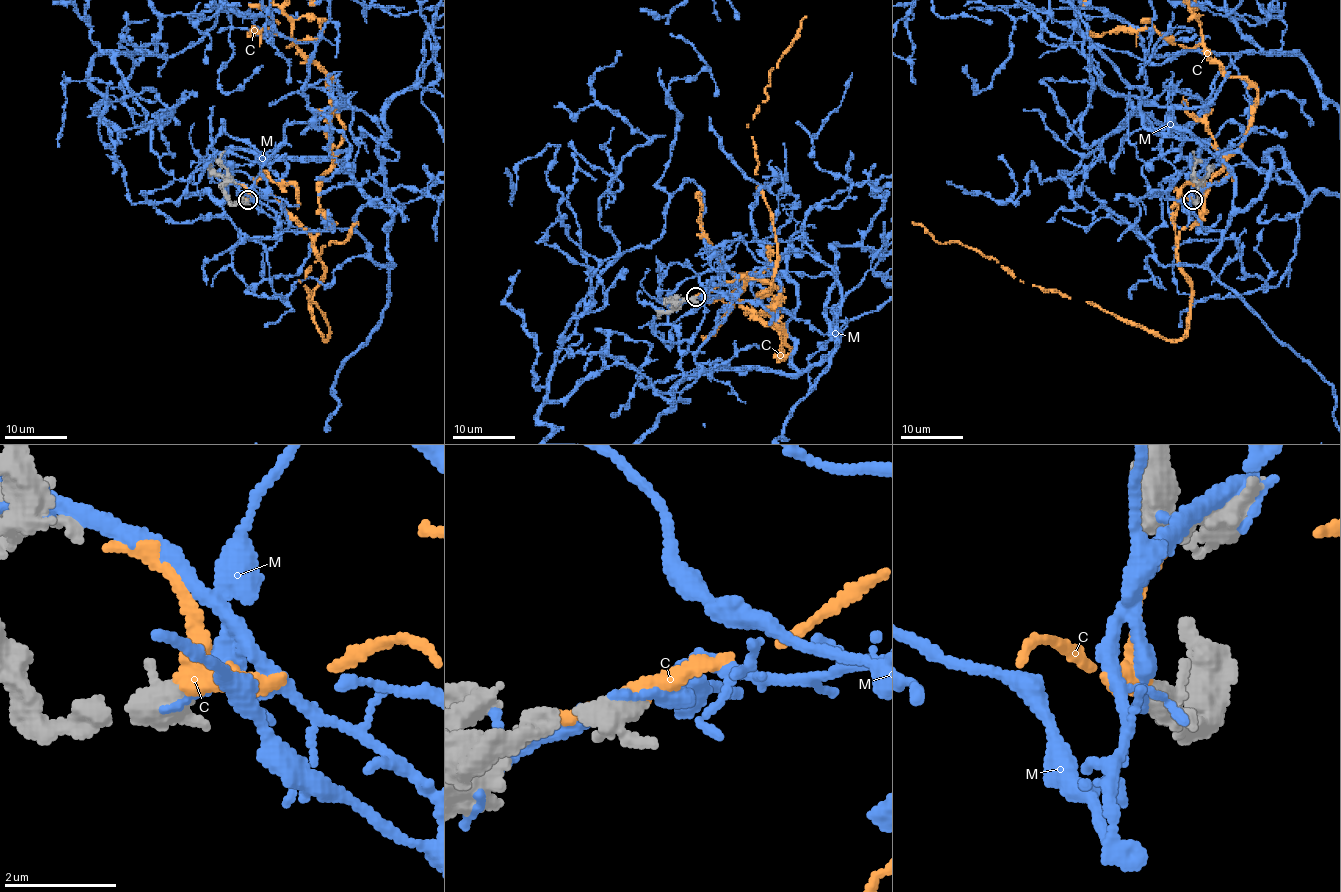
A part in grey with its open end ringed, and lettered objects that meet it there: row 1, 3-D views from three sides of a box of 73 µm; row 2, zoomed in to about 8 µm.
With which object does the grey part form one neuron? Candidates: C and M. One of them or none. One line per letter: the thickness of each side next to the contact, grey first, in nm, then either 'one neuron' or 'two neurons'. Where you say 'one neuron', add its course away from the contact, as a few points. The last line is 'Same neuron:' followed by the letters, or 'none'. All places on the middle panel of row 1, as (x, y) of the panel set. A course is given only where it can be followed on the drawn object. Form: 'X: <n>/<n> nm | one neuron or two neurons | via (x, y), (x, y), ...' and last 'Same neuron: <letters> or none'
C: 360/320 nm | one neuron | via (695, 296), (775, 285), (790, 351), (731, 295), (781, 238), (762, 187)
M: 380/180 nm | two neurons
Same neuron: C

